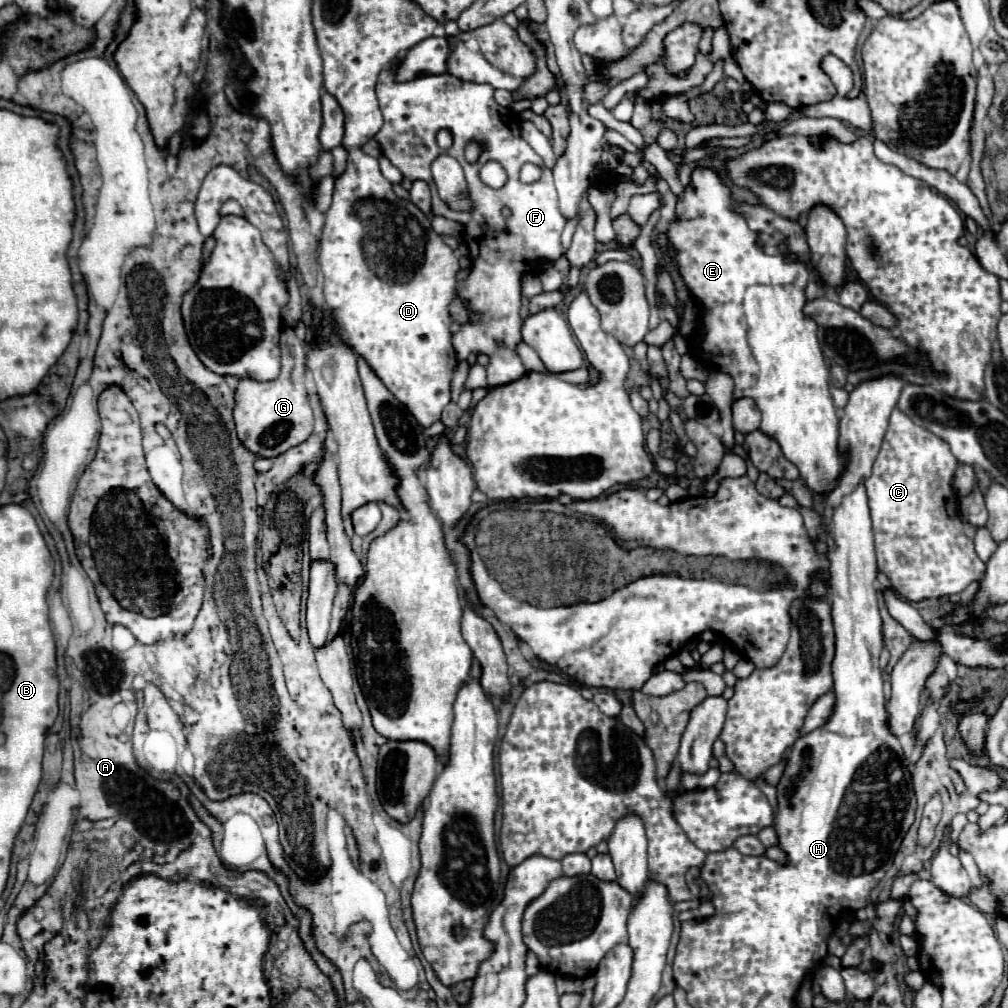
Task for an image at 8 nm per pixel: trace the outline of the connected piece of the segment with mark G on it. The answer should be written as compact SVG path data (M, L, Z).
M291 327L281 333L281 373L277 379L261 383L255 379L241 379L235 393L235 425L239 439L247 449L263 457L277 457L287 449L303 443L313 433L313 409L305 387L305 343L297 339Z

